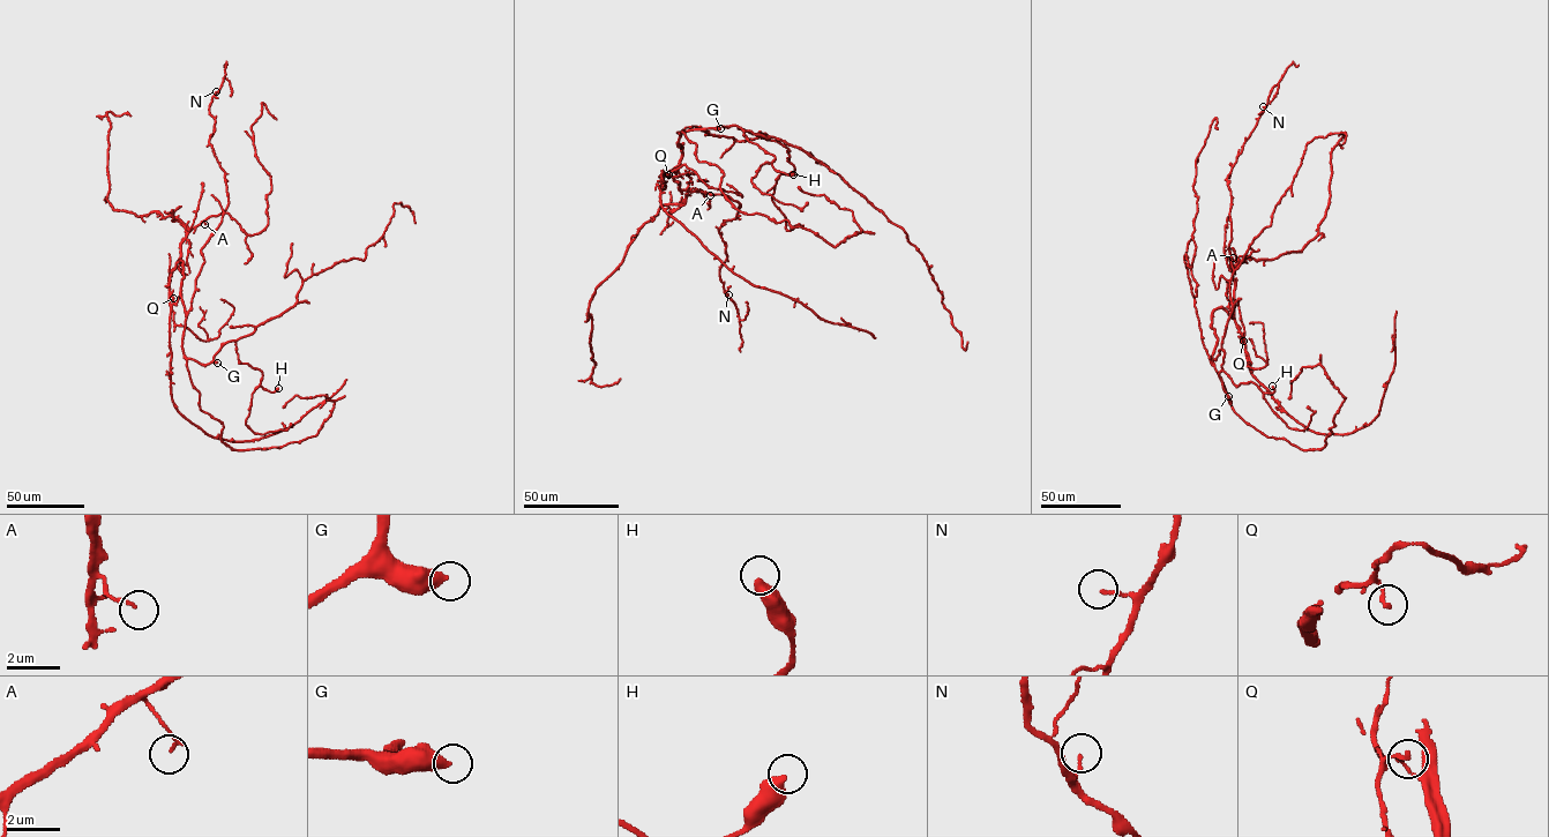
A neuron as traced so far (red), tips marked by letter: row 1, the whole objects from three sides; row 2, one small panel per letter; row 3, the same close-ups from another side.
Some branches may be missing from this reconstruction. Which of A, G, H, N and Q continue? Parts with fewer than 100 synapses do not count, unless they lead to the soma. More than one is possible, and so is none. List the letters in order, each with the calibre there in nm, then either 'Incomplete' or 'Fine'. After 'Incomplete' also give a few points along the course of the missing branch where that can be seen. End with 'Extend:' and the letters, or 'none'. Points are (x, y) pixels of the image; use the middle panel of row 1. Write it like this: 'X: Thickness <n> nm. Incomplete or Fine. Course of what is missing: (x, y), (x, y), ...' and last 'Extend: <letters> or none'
A: Thickness 120 nm. Fine
G: Thickness 440 nm. Fine
H: Thickness 480 nm. Fine
N: Thickness 110 nm. Fine
Q: Thickness 90 nm. Fine
Extend: none

